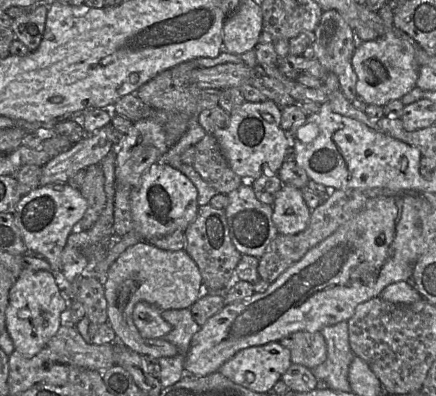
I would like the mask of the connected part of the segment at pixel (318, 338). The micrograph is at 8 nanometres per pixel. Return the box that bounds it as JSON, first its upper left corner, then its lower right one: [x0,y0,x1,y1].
[280,331,327,369]

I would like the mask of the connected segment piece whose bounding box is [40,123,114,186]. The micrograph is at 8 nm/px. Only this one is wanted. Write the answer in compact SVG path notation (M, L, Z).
M109 123L86 136L66 152L42 167L41 185L67 183L69 178L92 164L98 164L113 148L113 126Z

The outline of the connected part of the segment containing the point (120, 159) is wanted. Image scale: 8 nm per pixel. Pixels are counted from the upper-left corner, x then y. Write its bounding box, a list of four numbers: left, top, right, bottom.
[116,118,170,187]

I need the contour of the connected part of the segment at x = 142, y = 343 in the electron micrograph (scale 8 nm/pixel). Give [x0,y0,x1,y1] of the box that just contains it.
[104,241,204,359]

